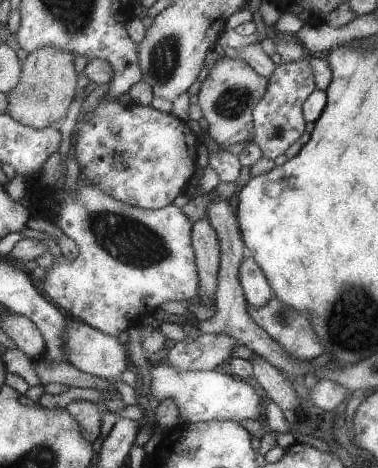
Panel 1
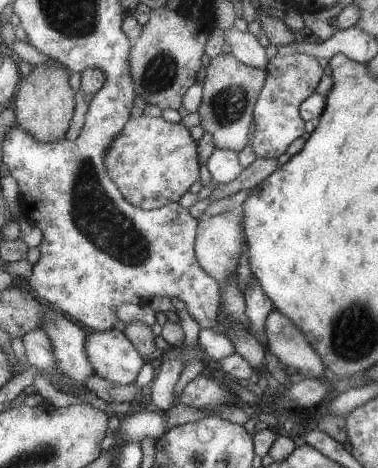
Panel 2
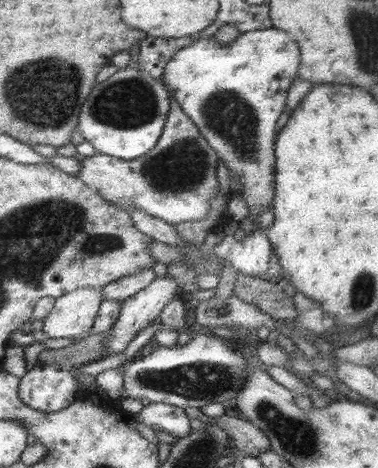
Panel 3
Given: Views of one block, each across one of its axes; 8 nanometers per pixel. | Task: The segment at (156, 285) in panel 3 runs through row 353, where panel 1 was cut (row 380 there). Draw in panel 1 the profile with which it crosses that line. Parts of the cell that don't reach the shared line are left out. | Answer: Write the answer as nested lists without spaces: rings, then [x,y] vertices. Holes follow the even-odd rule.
[[[69,320],[69,338],[67,338],[67,354],[71,358],[71,364],[75,364],[77,368],[93,374],[93,376],[99,376],[103,380],[113,380],[121,398],[125,398],[125,402],[129,402],[131,398],[137,396],[137,388],[121,382],[121,374],[125,370],[131,370],[133,368],[133,362],[131,362],[131,356],[129,356],[129,348],[127,344],[121,344],[121,340],[113,334],[107,334],[103,330],[97,330],[89,324],[83,324],[83,322],[73,322]]]

